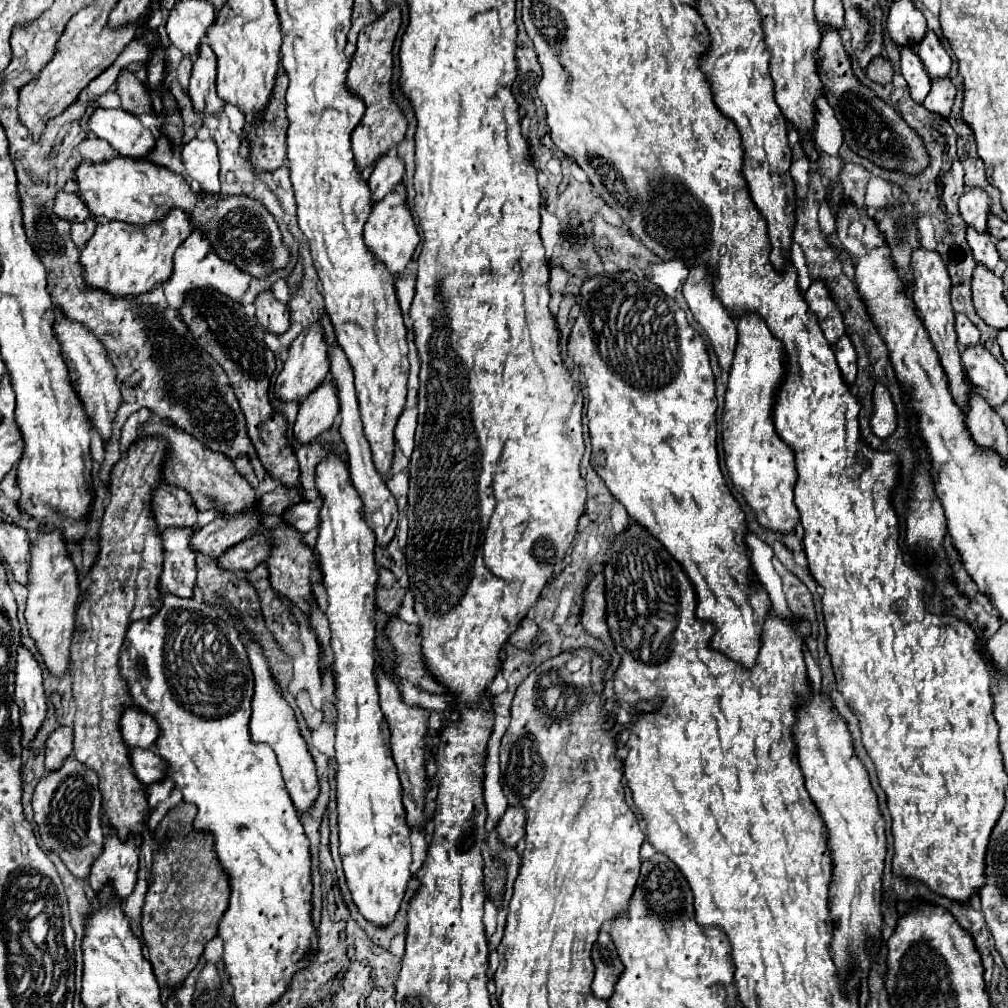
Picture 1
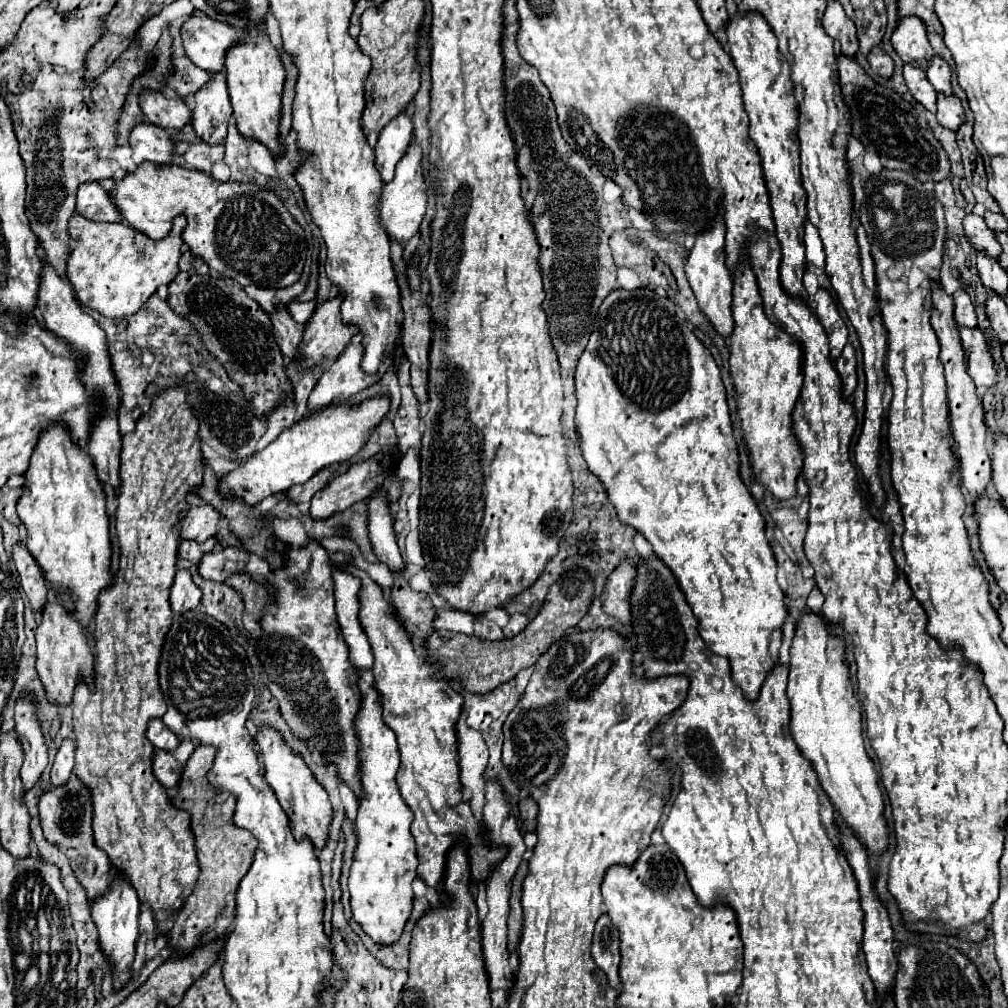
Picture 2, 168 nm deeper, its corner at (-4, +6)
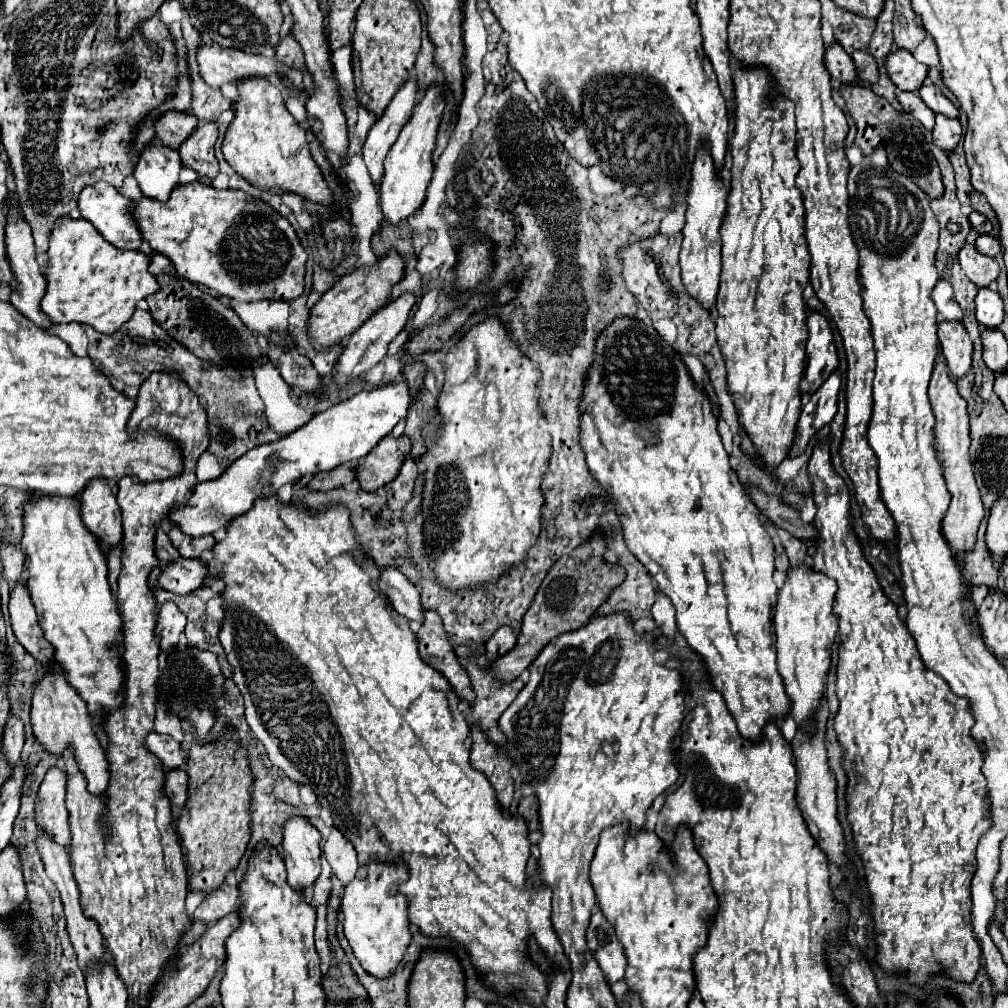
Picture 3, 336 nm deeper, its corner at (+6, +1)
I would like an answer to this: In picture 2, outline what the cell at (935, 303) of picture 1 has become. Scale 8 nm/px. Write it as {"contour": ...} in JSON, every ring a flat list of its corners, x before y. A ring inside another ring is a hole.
{"contour":[[931,283,933,289,933,315,931,325,937,333,939,345,941,345,941,363,945,367,945,379,947,379,947,399,949,399,949,415,951,415,951,433,957,443,957,453,961,457,961,477,963,487,969,491,969,501,977,499,979,493,985,491,985,487,991,481,991,459,987,453,987,429,983,423,983,405,975,395,975,383,969,377,965,369,965,351,961,347,957,323,953,319,953,297,943,289,941,283]]}

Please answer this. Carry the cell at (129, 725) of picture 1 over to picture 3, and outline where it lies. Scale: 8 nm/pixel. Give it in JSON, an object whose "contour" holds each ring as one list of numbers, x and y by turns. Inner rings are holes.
{"contour":[[151,732,147,736,147,748,163,762,165,770,173,770,173,768,181,768,187,764,189,754,181,748,179,742,175,742,171,736,167,734,155,734]]}

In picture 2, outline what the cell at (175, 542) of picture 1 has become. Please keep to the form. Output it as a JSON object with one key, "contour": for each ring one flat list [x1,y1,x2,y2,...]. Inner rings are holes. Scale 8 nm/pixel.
{"contour":[[179,569,175,575,175,583,171,587,171,607,175,613,187,611,191,607,197,607,201,601,201,591,193,583,189,569]]}

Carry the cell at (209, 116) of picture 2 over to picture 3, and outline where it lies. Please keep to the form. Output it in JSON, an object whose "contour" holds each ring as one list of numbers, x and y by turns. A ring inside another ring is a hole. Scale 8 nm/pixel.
{"contour":[[199,124,193,136,181,144,179,154,183,166,193,168,205,182,211,182,219,174,219,162,215,158,215,140,217,140,217,124]]}

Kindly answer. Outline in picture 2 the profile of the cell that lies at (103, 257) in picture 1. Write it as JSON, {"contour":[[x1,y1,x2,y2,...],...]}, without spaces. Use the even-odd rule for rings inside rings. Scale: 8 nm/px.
{"contour":[[73,215,68,223,68,231,75,247,67,261,67,277,77,299,105,317,125,317,139,311,139,307,157,291,157,287,169,285,179,273,177,261,181,257,181,235,185,225,185,217,177,215,169,235,153,241,141,231,137,233,137,229,129,227,127,223,97,223,82,215]]}

